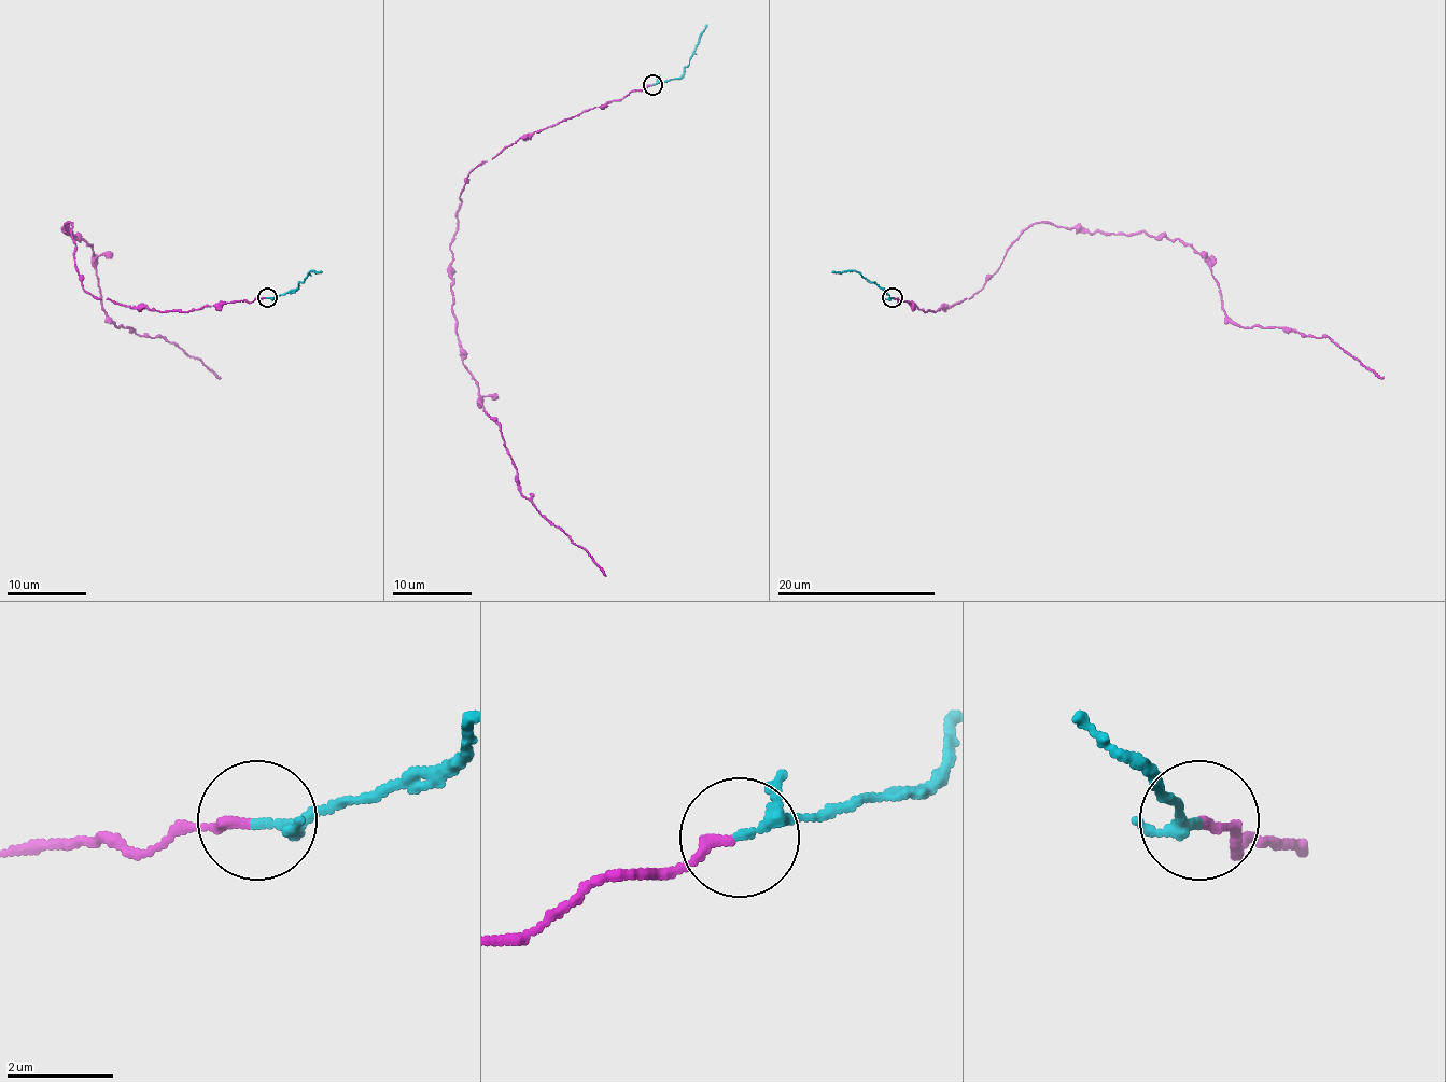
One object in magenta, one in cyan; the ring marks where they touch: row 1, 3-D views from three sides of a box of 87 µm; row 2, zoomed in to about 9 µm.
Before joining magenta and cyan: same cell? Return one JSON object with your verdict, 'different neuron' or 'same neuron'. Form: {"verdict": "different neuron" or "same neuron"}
{"verdict": "same neuron"}

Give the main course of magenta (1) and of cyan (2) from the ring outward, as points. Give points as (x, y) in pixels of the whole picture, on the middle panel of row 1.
1: (651, 85), (519, 137), (479, 163), (460, 194), (450, 246), (464, 367), (500, 426), (521, 494), (606, 575)
2: (651, 85), (677, 80), (684, 73), (707, 24)

